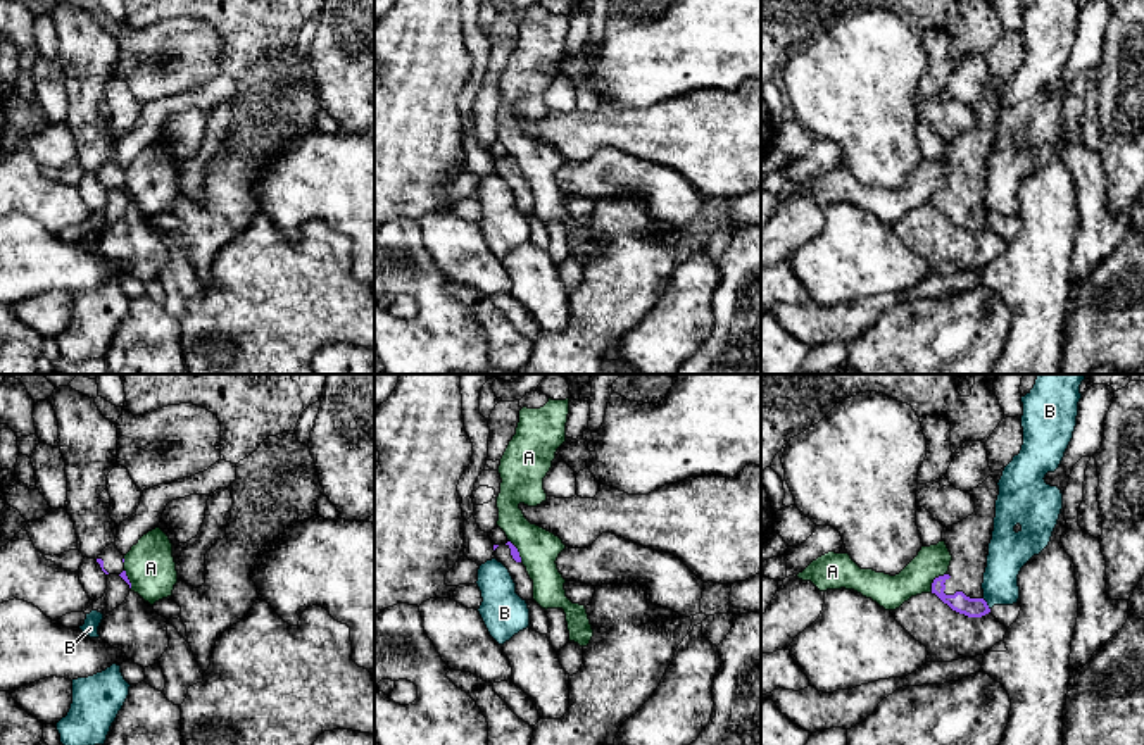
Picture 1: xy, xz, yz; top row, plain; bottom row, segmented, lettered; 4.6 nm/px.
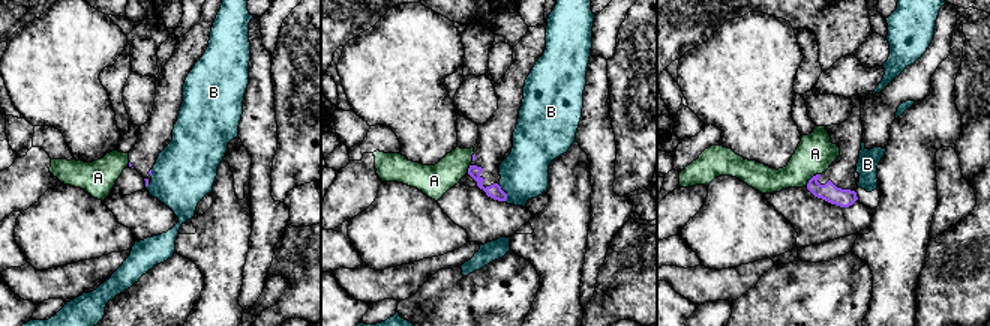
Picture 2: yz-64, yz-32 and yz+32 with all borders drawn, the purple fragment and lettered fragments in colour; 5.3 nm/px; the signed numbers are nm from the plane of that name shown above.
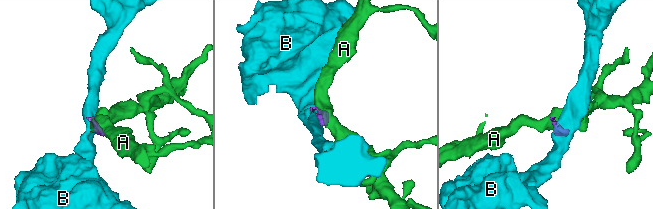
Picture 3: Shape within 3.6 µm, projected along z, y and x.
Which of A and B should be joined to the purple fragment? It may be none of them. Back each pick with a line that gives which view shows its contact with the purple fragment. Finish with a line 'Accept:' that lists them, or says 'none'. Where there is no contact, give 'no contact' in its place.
Accept: none

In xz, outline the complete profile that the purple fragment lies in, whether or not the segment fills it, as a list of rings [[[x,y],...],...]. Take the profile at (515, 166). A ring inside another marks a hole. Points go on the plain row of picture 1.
[[[507,155],[506,159],[493,159],[493,164],[495,172],[509,183],[516,197],[516,207],[526,216],[533,214],[533,195],[521,176],[518,162]]]

